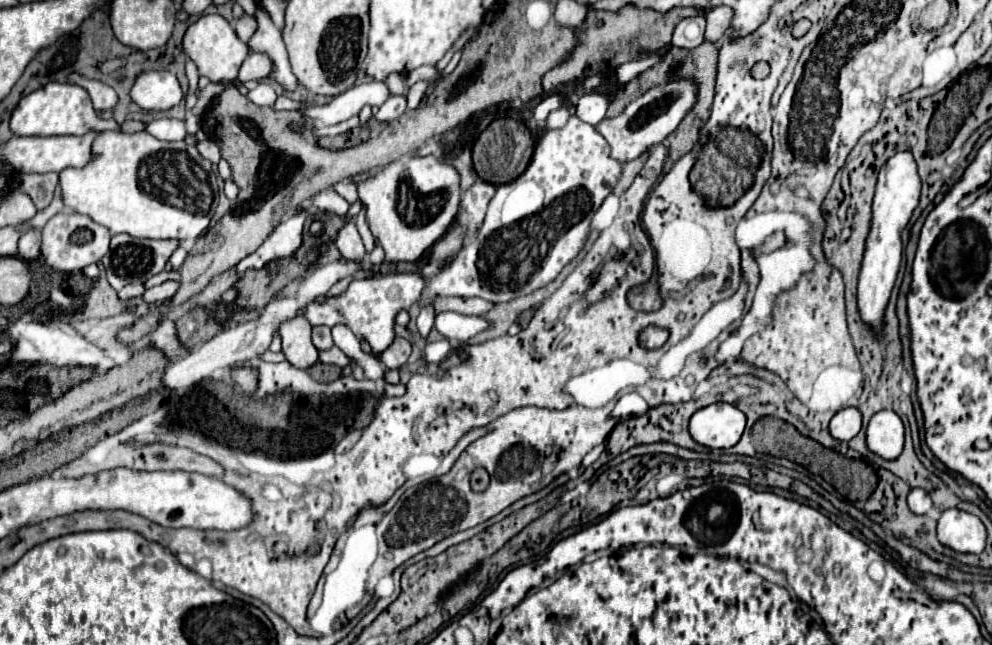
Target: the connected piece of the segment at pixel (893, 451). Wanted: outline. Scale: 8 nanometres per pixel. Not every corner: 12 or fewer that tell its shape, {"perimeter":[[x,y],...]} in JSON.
{"perimeter":[[894,410],[876,412],[866,444],[894,460],[904,448],[904,424]]}

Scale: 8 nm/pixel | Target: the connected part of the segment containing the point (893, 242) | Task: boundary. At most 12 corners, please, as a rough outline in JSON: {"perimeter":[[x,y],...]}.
{"perimeter":[[912,152],[880,170],[858,276],[862,320],[882,336],[920,200]]}

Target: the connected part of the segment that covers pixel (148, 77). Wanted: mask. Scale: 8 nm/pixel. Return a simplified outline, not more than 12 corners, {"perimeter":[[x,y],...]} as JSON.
{"perimeter":[[168,70],[140,72],[130,98],[142,110],[168,110],[184,94]]}

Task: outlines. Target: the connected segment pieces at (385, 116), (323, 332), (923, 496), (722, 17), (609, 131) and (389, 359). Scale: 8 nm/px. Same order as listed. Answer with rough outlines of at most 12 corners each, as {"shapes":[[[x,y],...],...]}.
{"shapes":[[[390,96],[374,114],[378,122],[406,112],[406,96]],[[312,328],[312,344],[318,350],[334,346],[330,328]],[[912,488],[908,508],[914,514],[928,514],[932,500],[922,488]],[[726,6],[706,12],[704,40],[716,44],[728,30],[732,10]],[[686,78],[654,86],[594,128],[626,162],[660,144],[694,106]],[[396,338],[380,360],[386,368],[400,368],[410,356],[410,342]]]}

